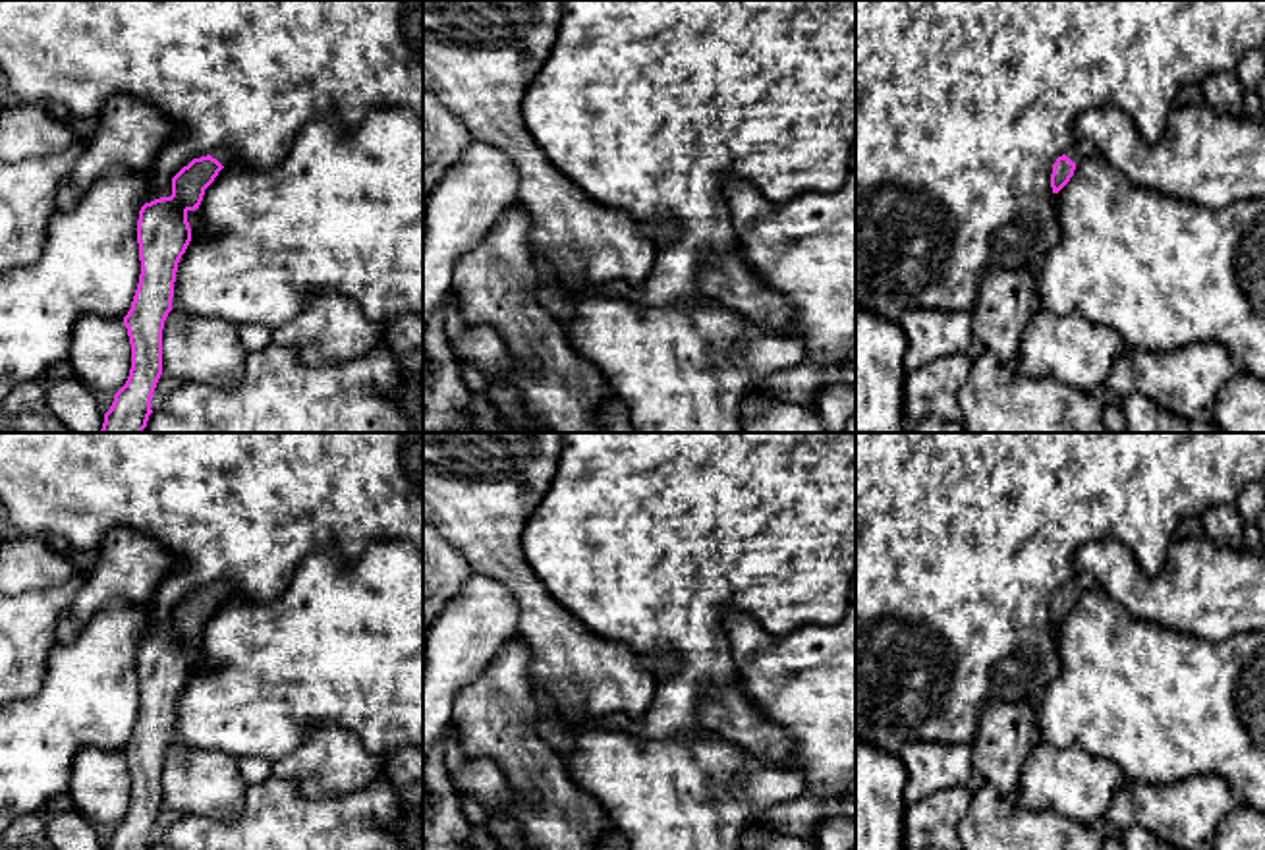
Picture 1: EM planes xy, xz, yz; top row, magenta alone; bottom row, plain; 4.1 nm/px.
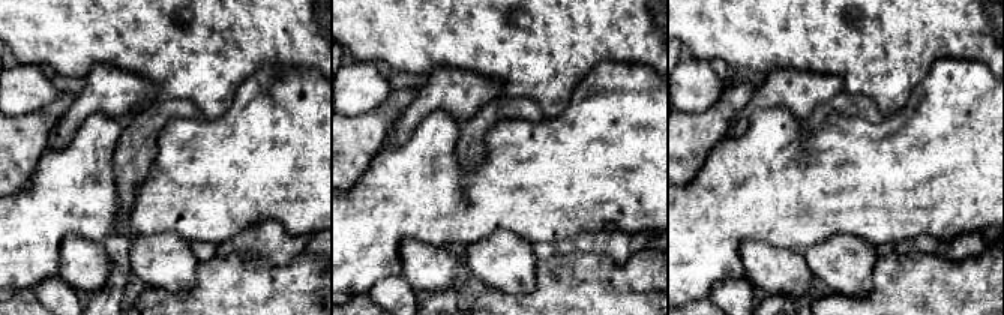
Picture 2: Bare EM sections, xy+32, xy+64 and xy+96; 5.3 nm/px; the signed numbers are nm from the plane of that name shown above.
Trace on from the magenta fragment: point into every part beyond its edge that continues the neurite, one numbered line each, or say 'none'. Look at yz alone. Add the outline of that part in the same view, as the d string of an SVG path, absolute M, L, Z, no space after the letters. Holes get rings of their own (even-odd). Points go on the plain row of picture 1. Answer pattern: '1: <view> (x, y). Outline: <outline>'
1: yz (1080, 582). Outline: M1076 572L1076 574L1072 576L1072 580L1070 580L1070 583L1068 583L1066 589L1068 589L1072 595L1080 595L1080 593L1089 591L1089 589L1093 589L1093 587L1097 587L1097 581L1095 581L1089 574Z

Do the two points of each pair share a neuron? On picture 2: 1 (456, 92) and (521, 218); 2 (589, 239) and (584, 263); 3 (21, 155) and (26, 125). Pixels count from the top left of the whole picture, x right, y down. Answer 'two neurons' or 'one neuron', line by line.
1: two neurons
2: two neurons
3: one neuron

